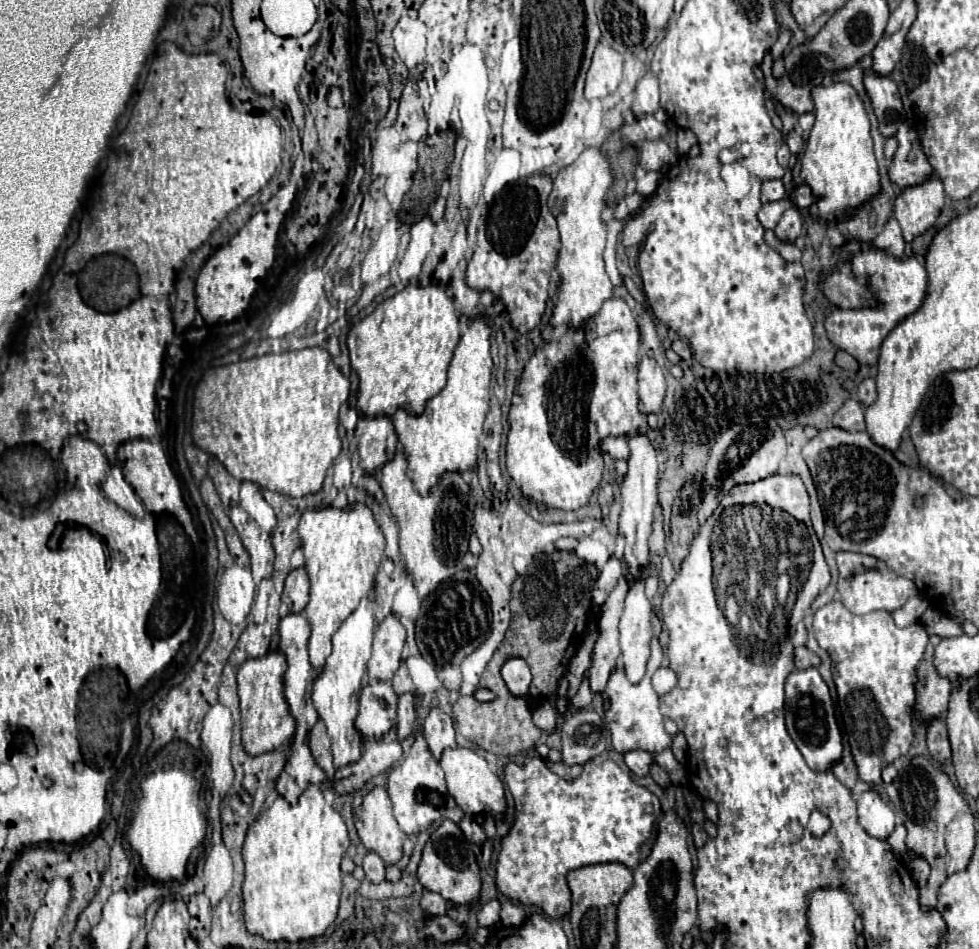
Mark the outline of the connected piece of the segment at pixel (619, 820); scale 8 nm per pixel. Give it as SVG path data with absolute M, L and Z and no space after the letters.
M535 756L525 766L509 764L505 768L507 786L515 798L515 824L503 838L501 854L497 860L497 888L509 900L519 904L533 904L541 908L549 918L563 918L571 910L571 890L567 886L567 872L603 862L619 862L629 868L639 864L639 848L649 840L653 824L661 814L659 798L647 788L635 784L631 774L621 770L617 762L589 760L577 780L567 782L553 774L545 760Z

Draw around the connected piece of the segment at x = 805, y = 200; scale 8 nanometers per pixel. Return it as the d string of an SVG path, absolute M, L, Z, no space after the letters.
M797 186L797 188L793 188L791 192L789 192L789 198L791 198L791 202L797 206L797 208L809 208L809 206L813 206L815 204L815 196L811 194L811 190L809 190L809 186Z

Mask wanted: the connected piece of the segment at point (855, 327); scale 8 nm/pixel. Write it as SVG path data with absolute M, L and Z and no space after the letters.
M863 250L853 258L851 266L855 276L869 276L873 290L877 290L877 298L881 298L881 306L877 306L877 310L833 310L825 320L825 330L829 340L855 356L859 364L875 366L885 336L923 304L929 288L927 272L915 256L897 260L887 250Z

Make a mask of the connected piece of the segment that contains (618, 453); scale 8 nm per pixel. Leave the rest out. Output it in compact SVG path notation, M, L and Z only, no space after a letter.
M605 438L601 442L601 450L611 454L615 460L621 458L621 460L627 460L631 456L631 450L629 450L629 444L623 440L623 438Z

